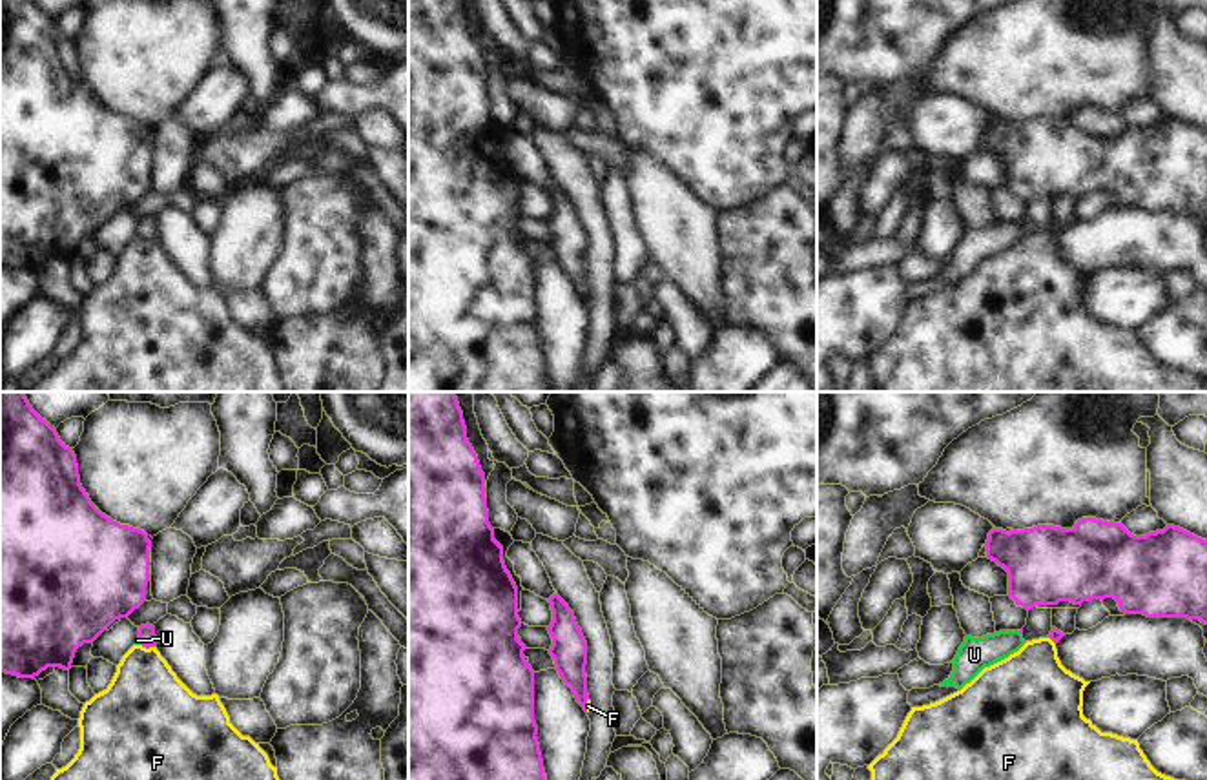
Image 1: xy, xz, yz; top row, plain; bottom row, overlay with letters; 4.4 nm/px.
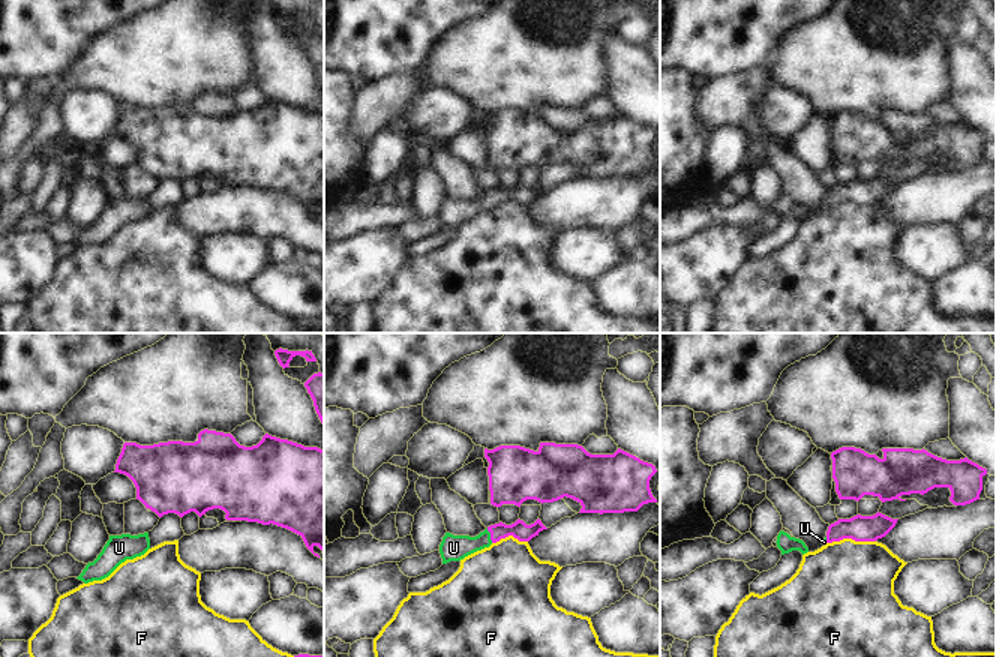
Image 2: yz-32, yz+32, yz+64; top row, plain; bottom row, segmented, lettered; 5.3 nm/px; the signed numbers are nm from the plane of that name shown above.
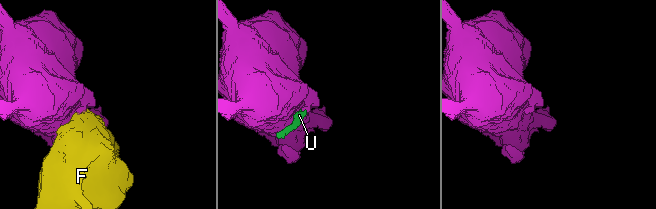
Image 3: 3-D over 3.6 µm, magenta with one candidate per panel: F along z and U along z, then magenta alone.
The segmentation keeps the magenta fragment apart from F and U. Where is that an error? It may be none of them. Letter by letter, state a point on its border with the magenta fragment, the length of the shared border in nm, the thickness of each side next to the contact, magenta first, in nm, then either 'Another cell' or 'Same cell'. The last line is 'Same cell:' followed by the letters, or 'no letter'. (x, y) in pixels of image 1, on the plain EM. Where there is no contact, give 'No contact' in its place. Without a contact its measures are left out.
F: Touches magenta at xy (148, 239). Shared border 60 nm. Thickness 80 nm (magenta) against 360 nm. Another cell
U: Touches magenta at xy (141, 234). Shared border 40 nm. Thickness 80 nm (magenta) against 20 nm. Same cell
Same cell: U

